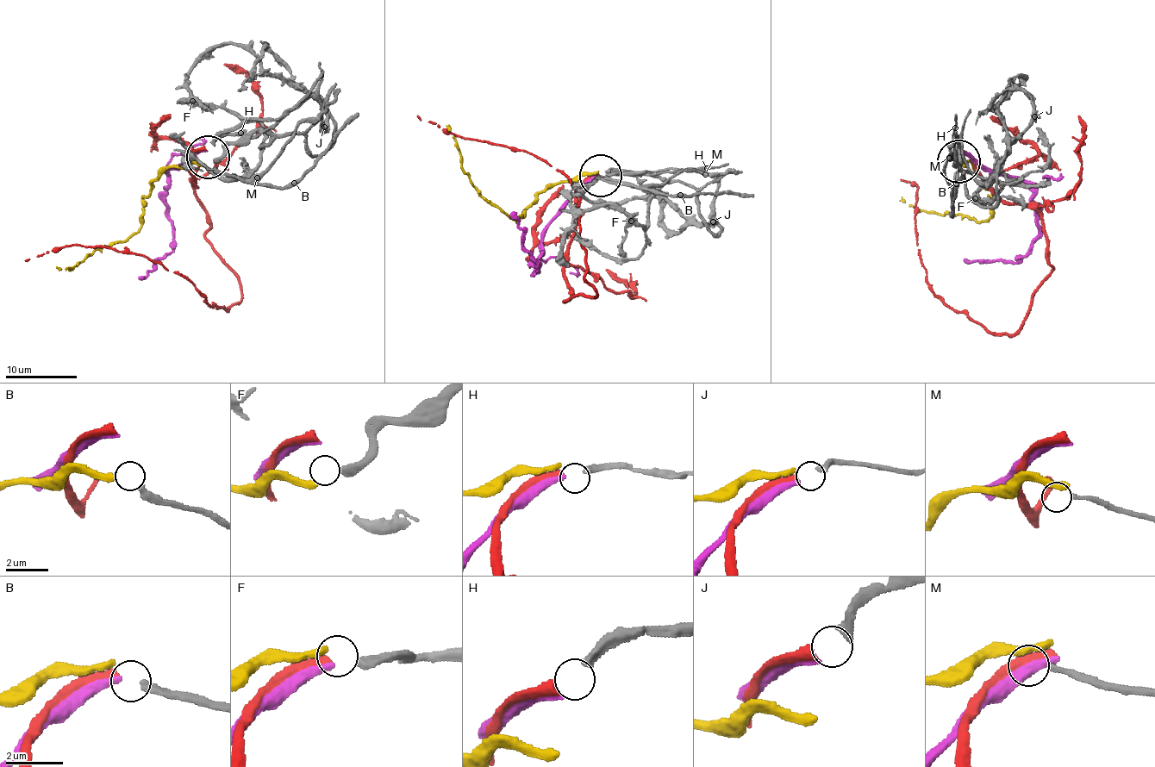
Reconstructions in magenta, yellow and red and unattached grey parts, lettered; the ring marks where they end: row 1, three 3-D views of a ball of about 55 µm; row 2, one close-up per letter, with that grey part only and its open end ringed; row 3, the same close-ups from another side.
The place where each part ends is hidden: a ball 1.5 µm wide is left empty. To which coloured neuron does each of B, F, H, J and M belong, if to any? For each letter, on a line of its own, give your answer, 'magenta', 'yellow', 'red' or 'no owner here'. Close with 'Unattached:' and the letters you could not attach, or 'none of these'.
B: no owner here
F: yellow
H: magenta
J: red
M: no owner here
Unattached: B, M

